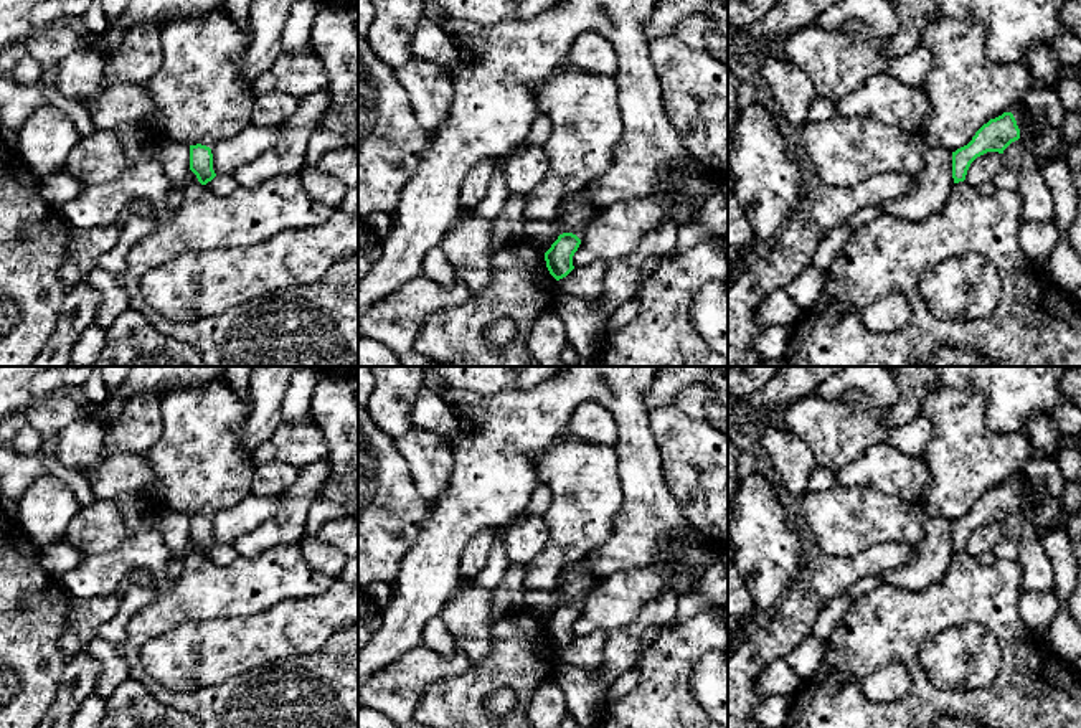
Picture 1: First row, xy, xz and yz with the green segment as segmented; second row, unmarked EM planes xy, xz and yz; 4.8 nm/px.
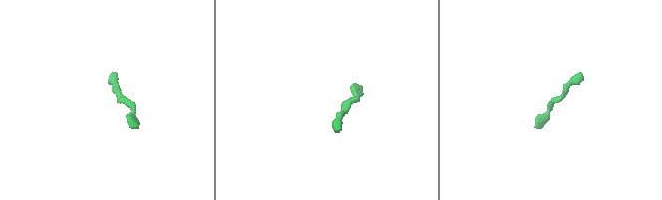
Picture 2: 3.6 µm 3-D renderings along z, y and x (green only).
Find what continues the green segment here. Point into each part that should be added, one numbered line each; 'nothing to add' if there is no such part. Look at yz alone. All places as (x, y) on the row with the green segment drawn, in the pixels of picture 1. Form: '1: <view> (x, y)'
1: yz (1024, 118)

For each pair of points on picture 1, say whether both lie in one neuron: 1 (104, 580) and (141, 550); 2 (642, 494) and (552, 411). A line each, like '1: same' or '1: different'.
1: same
2: same

